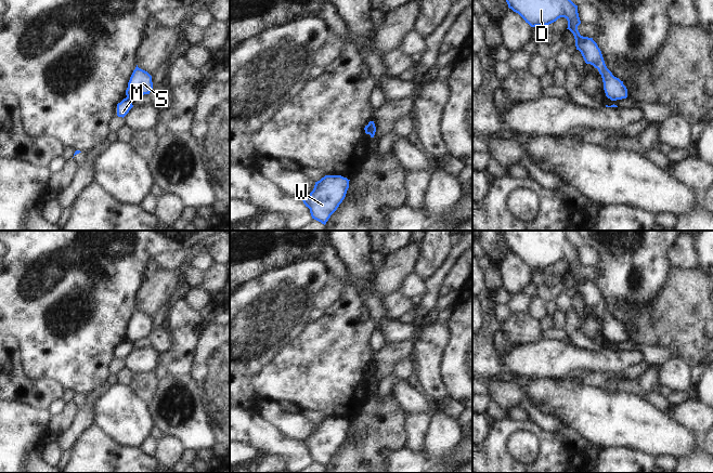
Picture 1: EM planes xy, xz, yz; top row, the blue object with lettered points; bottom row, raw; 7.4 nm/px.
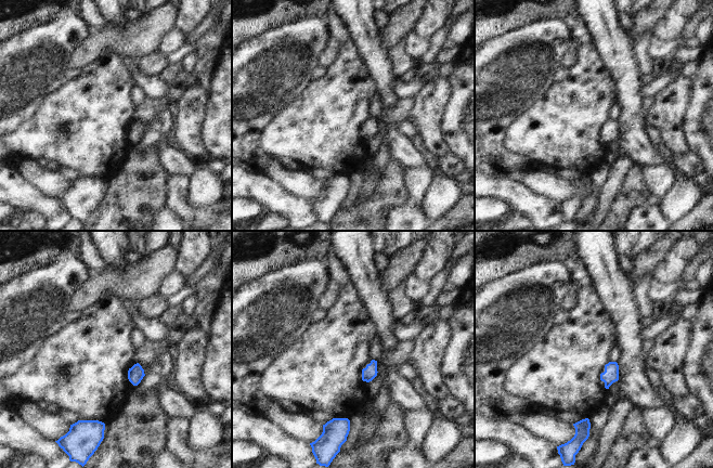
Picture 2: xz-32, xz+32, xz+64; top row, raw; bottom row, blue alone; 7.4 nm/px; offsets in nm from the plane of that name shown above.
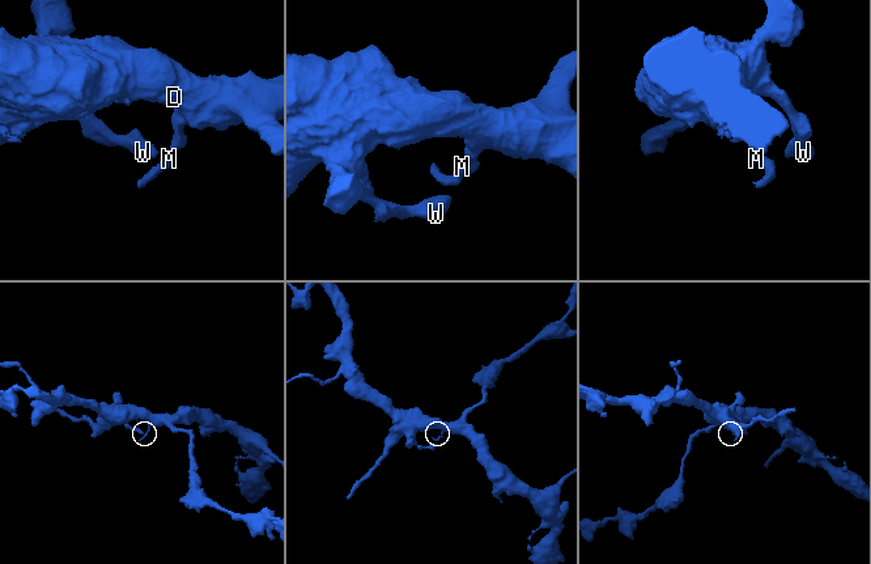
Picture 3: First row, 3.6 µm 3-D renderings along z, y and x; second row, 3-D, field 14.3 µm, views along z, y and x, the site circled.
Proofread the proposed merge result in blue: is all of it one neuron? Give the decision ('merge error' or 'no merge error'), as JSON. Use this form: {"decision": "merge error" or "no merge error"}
{"decision": "merge error"}

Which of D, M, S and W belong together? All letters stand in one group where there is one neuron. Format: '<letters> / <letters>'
D S W / M

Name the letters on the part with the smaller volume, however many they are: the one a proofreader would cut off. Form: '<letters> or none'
M

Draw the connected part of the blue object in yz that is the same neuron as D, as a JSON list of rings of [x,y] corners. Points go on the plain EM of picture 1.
[[[498,231],[508,250],[518,255],[531,270],[546,268],[560,260],[568,263],[568,271],[574,278],[575,289],[586,306],[598,312],[606,339],[611,343],[627,340],[627,331],[607,311],[601,293],[593,280],[583,279],[578,273],[581,266],[578,248],[567,238],[565,231]]]

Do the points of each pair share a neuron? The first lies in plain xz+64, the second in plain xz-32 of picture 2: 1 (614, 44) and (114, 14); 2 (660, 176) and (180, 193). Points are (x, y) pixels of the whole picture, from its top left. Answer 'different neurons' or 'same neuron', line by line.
1: same neuron
2: same neuron

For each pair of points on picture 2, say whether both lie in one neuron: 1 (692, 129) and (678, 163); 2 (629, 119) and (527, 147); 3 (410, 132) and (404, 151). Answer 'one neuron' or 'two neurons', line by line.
1: two neurons
2: two neurons
3: two neurons

